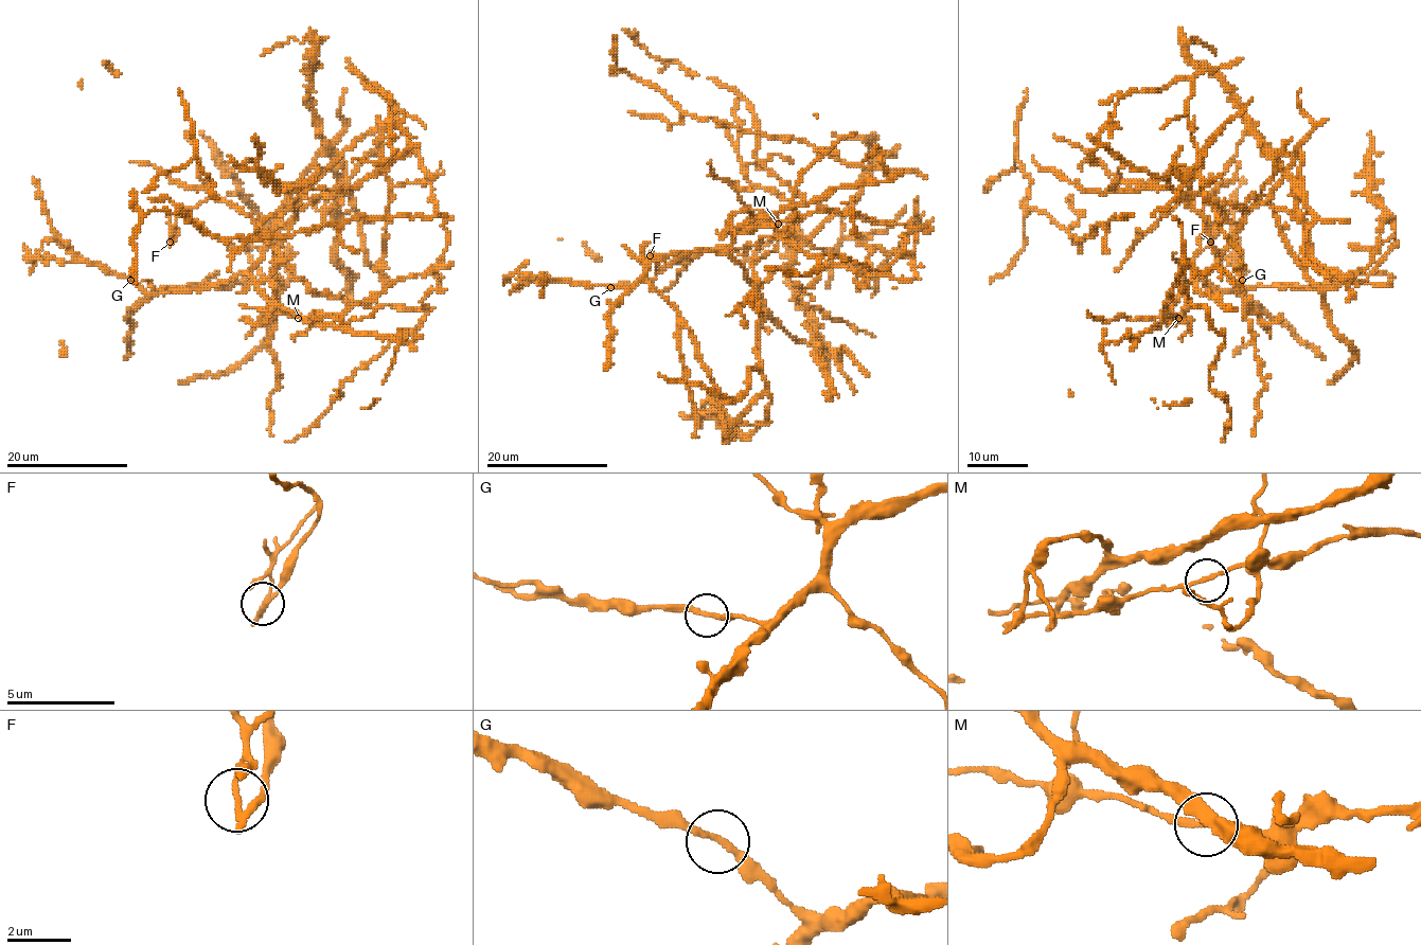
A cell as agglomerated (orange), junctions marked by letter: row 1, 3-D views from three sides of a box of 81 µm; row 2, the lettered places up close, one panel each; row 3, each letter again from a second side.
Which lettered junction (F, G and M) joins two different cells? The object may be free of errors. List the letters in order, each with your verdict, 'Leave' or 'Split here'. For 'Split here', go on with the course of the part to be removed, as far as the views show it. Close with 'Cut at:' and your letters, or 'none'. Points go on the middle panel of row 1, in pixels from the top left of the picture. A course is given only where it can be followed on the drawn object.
F: Split here. Course of the part to remove: (649, 255), (651, 267), (645, 270)
G: Leave
M: Leave
Cut at: F

